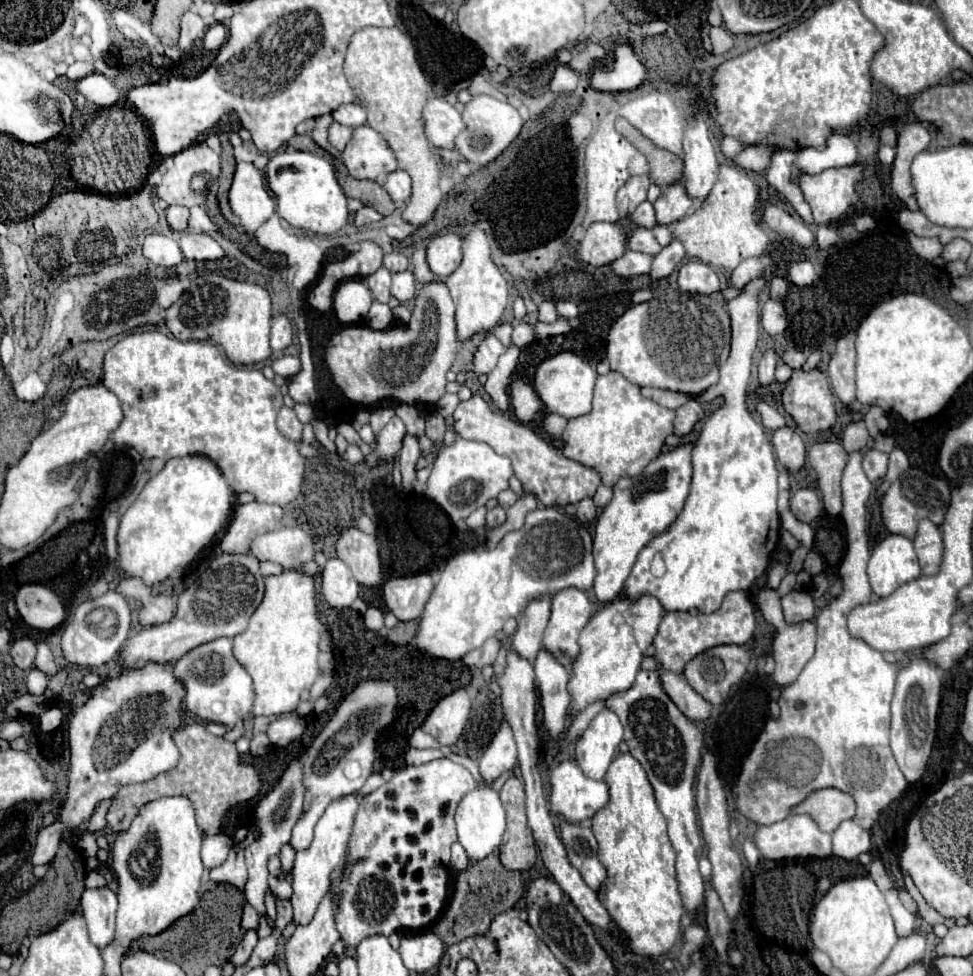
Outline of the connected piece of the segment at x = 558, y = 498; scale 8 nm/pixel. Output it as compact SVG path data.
M473 395L469 401L461 401L457 405L455 429L465 439L485 441L501 455L511 455L515 477L521 481L523 489L537 495L545 507L565 507L567 503L579 503L585 497L593 497L595 489L601 485L601 477L595 469L563 457L557 449L549 447L541 437L537 437L527 425L491 411L479 395Z

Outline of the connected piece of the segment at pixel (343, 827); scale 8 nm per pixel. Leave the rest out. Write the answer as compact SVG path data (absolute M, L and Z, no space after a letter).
M351 793L345 795L341 799L337 799L335 803L331 803L325 811L325 815L319 819L317 827L315 827L315 837L311 841L311 845L303 851L297 853L295 857L295 865L291 869L293 873L293 897L291 897L291 905L293 905L293 919L295 923L309 923L317 911L319 901L323 899L323 895L327 893L329 885L331 885L331 873L343 863L347 849L349 849L349 839L351 839L351 831L353 831L353 821L355 821L355 813L363 803L363 795L361 793Z

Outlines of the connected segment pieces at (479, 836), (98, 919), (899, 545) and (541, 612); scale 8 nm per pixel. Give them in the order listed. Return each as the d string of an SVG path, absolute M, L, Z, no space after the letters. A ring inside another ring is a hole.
M477 787L475 791L467 793L457 807L455 821L457 821L459 841L465 847L469 859L473 859L473 861L485 859L499 847L503 831L505 831L505 809L499 801L499 793L491 787Z
M105 885L97 889L85 887L81 897L83 917L89 927L91 941L103 949L115 933L115 911L117 911L117 895Z
M889 535L883 539L869 559L869 583L877 597L891 595L897 587L913 581L921 575L913 541L901 535Z
M543 597L531 601L517 619L519 627L511 637L511 649L529 663L533 663L535 655L539 653L549 615L551 615L551 597Z

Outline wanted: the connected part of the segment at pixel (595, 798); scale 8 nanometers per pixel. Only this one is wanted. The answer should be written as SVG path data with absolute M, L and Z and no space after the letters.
M563 761L557 767L553 767L549 771L549 783L551 783L549 811L557 817L563 817L569 823L581 823L585 819L591 819L609 801L609 791L607 791L605 781L593 781L585 777L579 765L573 761Z

